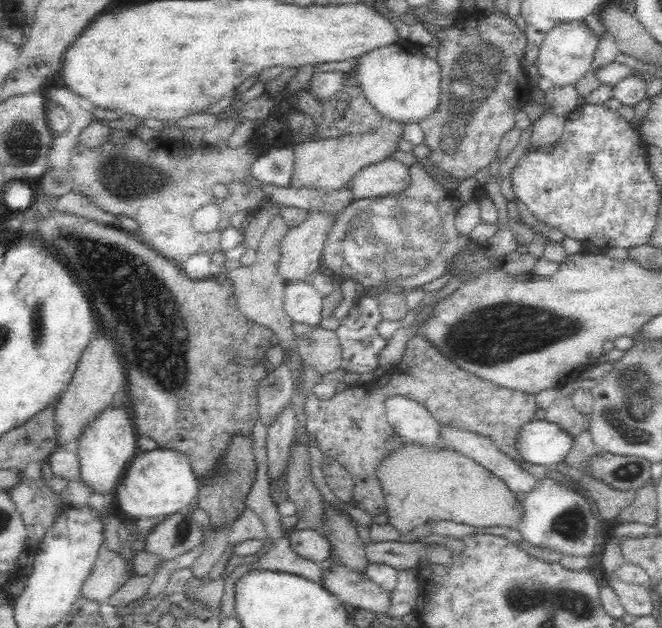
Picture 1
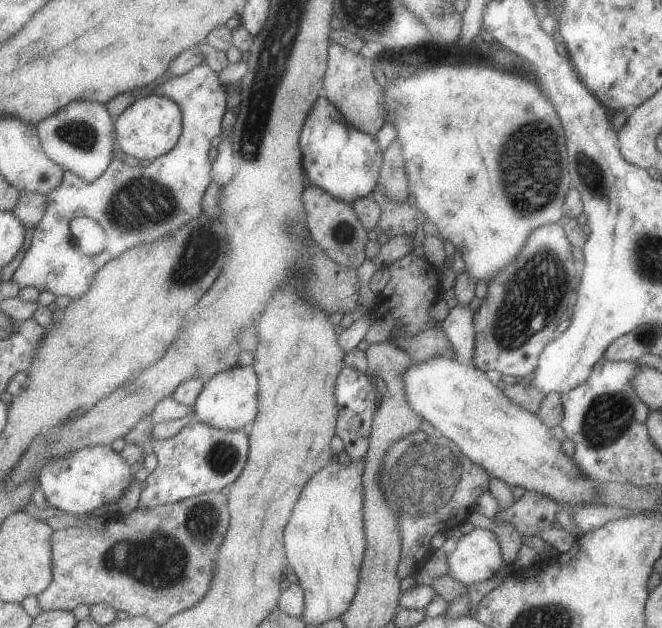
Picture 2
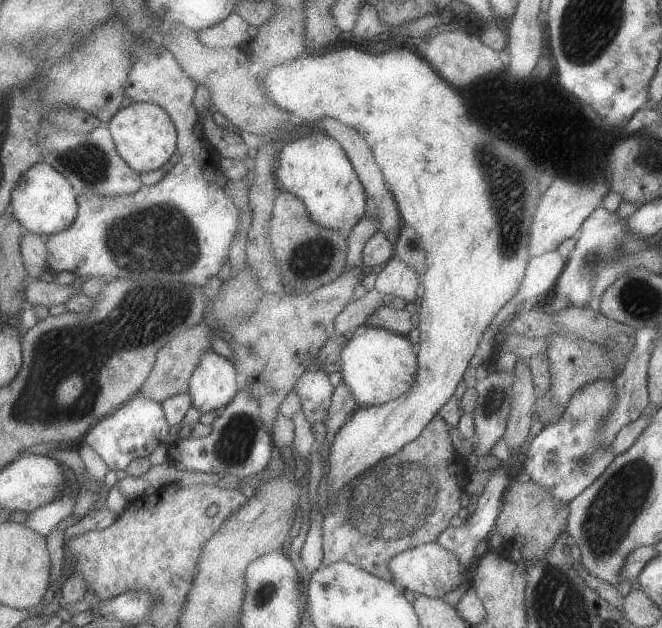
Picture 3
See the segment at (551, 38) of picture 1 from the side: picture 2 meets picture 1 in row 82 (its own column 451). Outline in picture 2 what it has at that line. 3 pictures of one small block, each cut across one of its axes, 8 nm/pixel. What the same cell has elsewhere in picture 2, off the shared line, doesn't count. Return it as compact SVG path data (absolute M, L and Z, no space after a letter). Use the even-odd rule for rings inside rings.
M475 528L455 542L455 548L446 556L447 576L463 586L481 583L492 578L505 564L502 562L495 534L489 530Z

